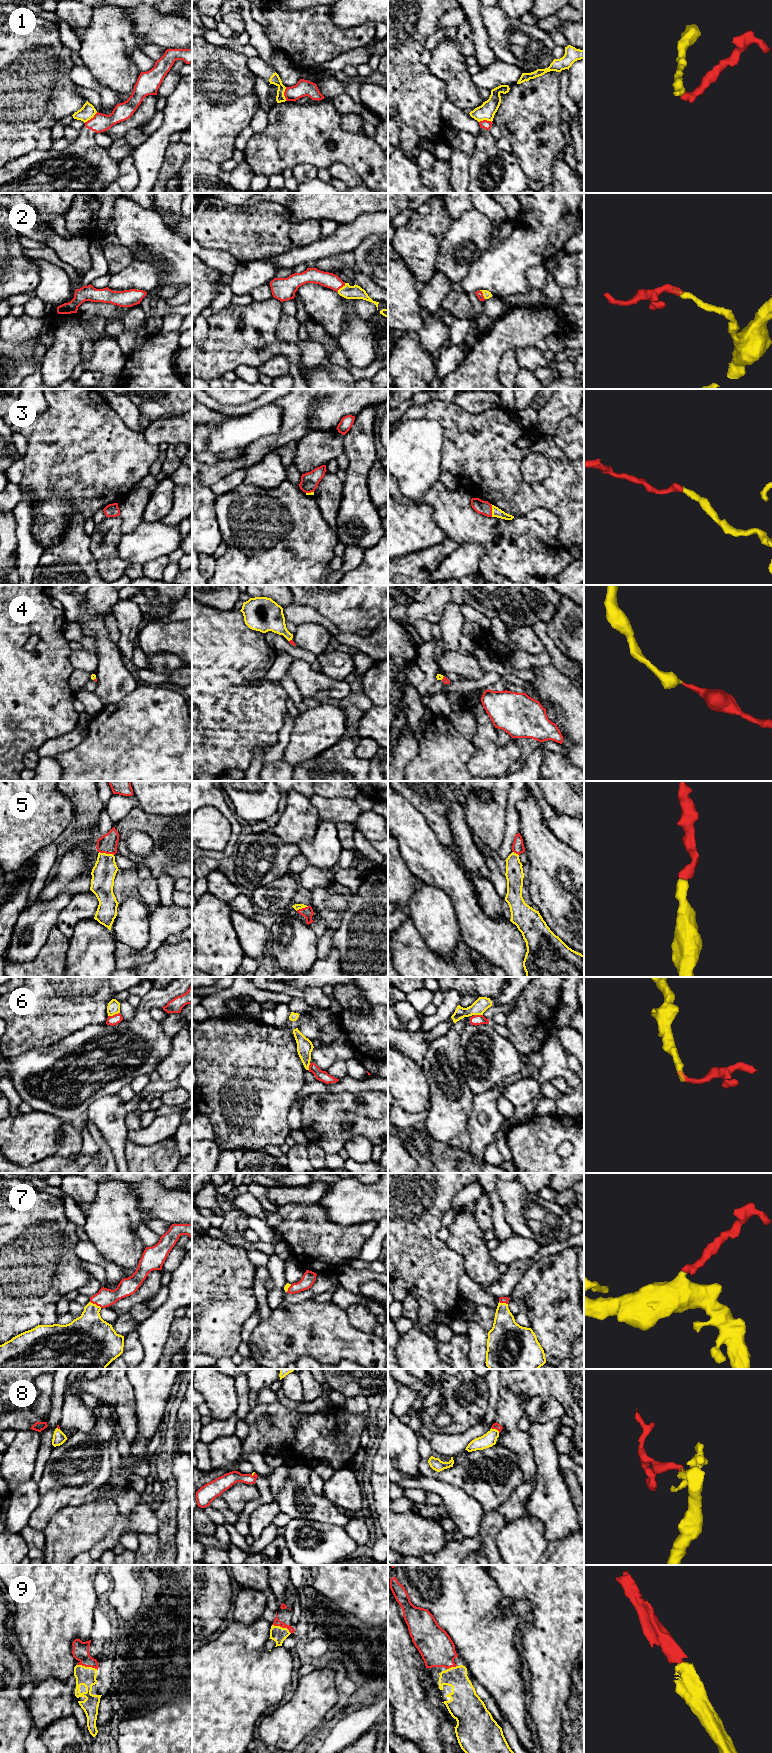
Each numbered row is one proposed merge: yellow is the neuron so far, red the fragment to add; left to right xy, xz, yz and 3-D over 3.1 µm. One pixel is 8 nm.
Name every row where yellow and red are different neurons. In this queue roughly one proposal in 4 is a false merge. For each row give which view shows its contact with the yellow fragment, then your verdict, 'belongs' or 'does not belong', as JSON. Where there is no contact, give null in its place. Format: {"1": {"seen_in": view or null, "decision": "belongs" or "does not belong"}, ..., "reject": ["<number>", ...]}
{"1": {"seen_in": "xy", "decision": "does not belong"}, "2": {"seen_in": "xz", "decision": "belongs"}, "3": {"seen_in": "yz", "decision": "belongs"}, "4": {"seen_in": "yz", "decision": "belongs"}, "5": {"seen_in": "xy", "decision": "belongs"}, "6": {"seen_in": "xy", "decision": "does not belong"}, "7": {"seen_in": "xy", "decision": "belongs"}, "8": {"seen_in": "yz", "decision": "belongs"}, "9": {"seen_in": "xy", "decision": "belongs"}, "reject": ["1", "6"]}

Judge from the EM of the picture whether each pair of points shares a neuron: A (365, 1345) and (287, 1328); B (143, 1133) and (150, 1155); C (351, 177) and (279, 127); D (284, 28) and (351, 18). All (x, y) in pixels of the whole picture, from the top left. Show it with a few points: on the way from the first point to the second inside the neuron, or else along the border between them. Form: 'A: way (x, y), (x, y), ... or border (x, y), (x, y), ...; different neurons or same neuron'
A: way (346, 1342), (310, 1341), (306, 1337); same neuron
B: border (169, 1137), (152, 1144), (135, 1144), (127, 1140); different neurons
C: border (326, 168), (330, 164), (341, 161), (355, 170); different neurons
D: border (329, 10), (332, 20), (338, 26), (356, 26); different neurons

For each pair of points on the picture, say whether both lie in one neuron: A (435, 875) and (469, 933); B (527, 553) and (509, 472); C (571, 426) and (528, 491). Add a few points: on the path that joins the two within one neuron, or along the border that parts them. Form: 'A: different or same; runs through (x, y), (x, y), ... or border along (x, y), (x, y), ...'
A: same; runs through (450, 888), (465, 903), (469, 918)
B: different; border along (541, 507), (514, 517)
C: different; border along (553, 436), (555, 444), (573, 460)

